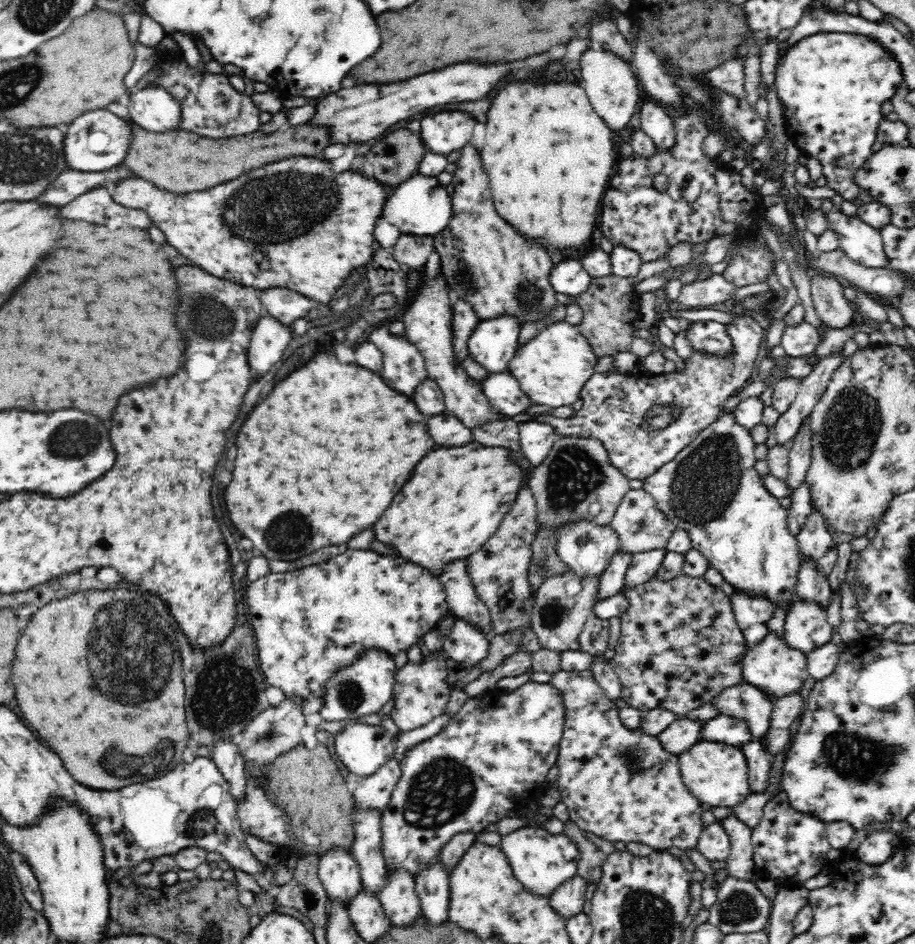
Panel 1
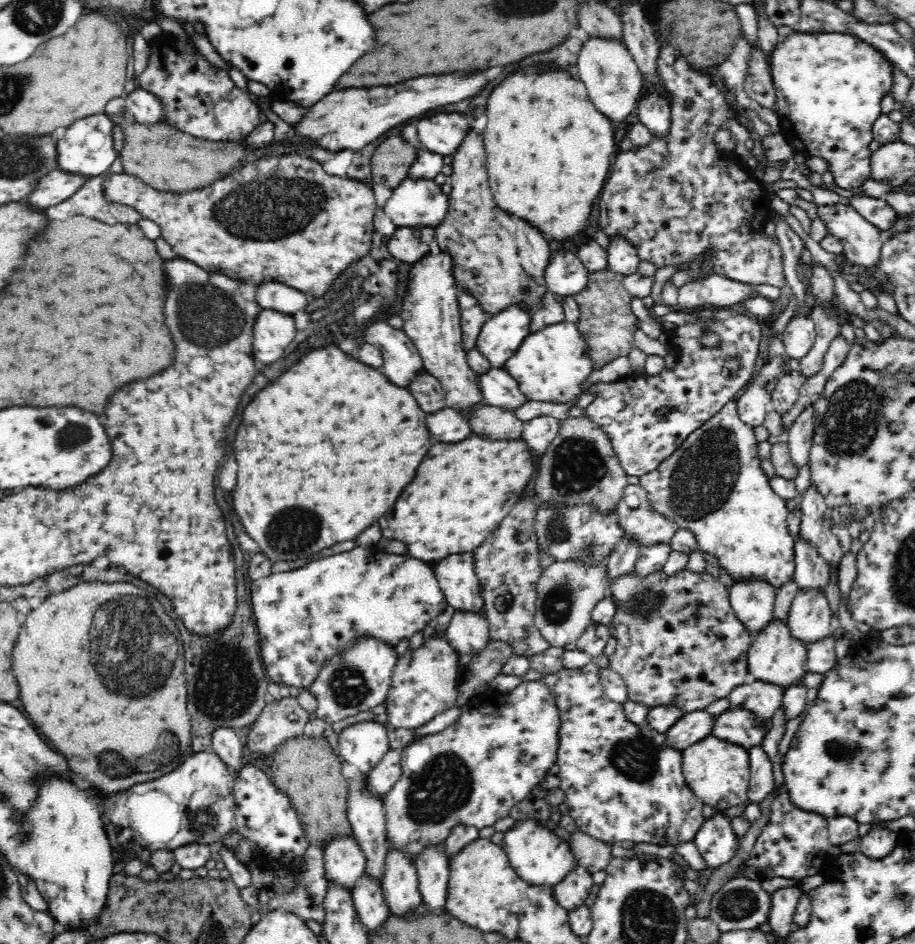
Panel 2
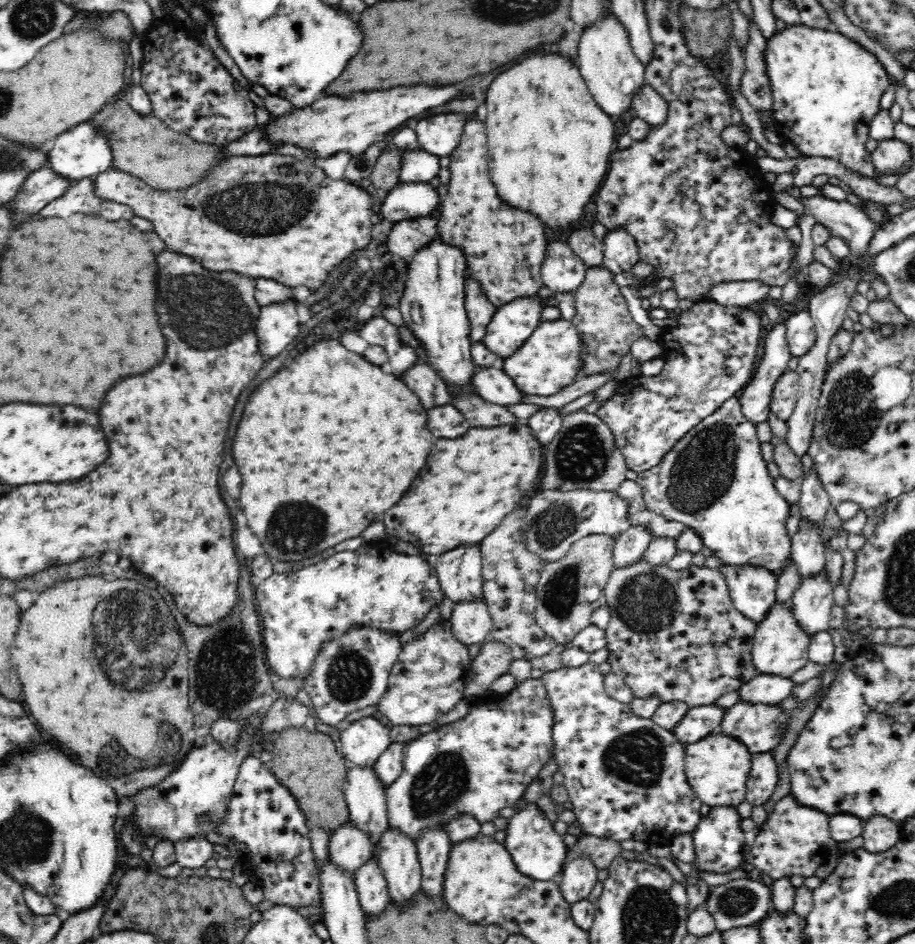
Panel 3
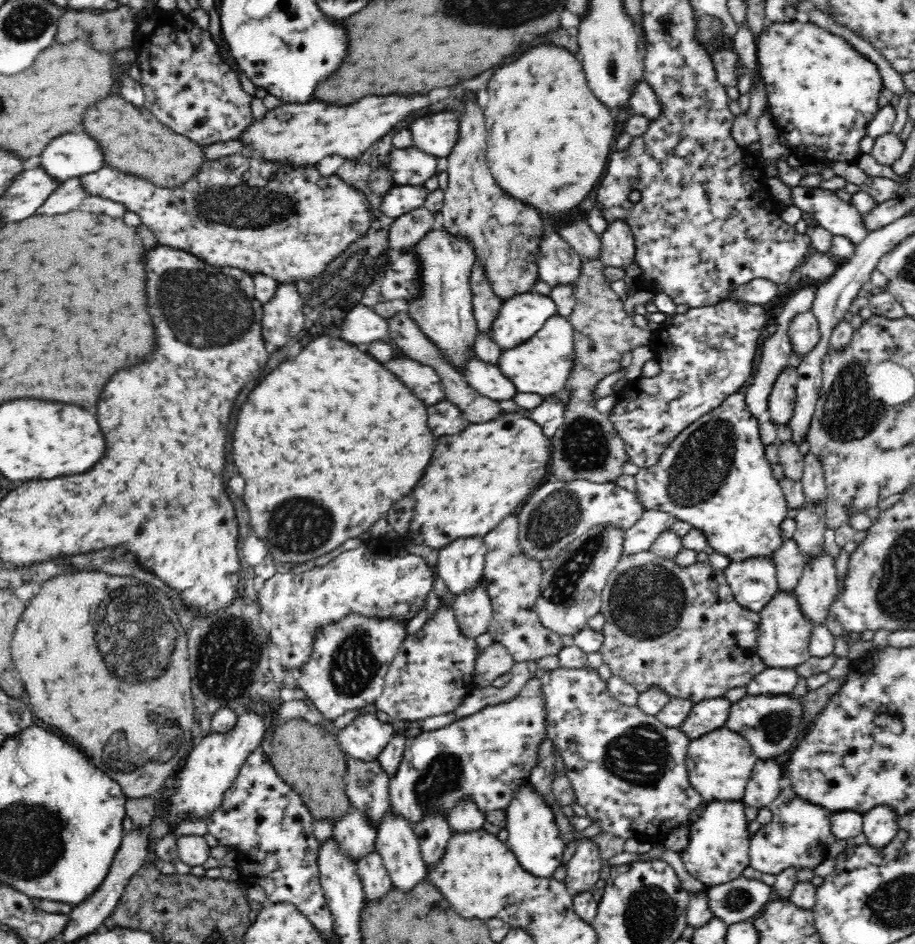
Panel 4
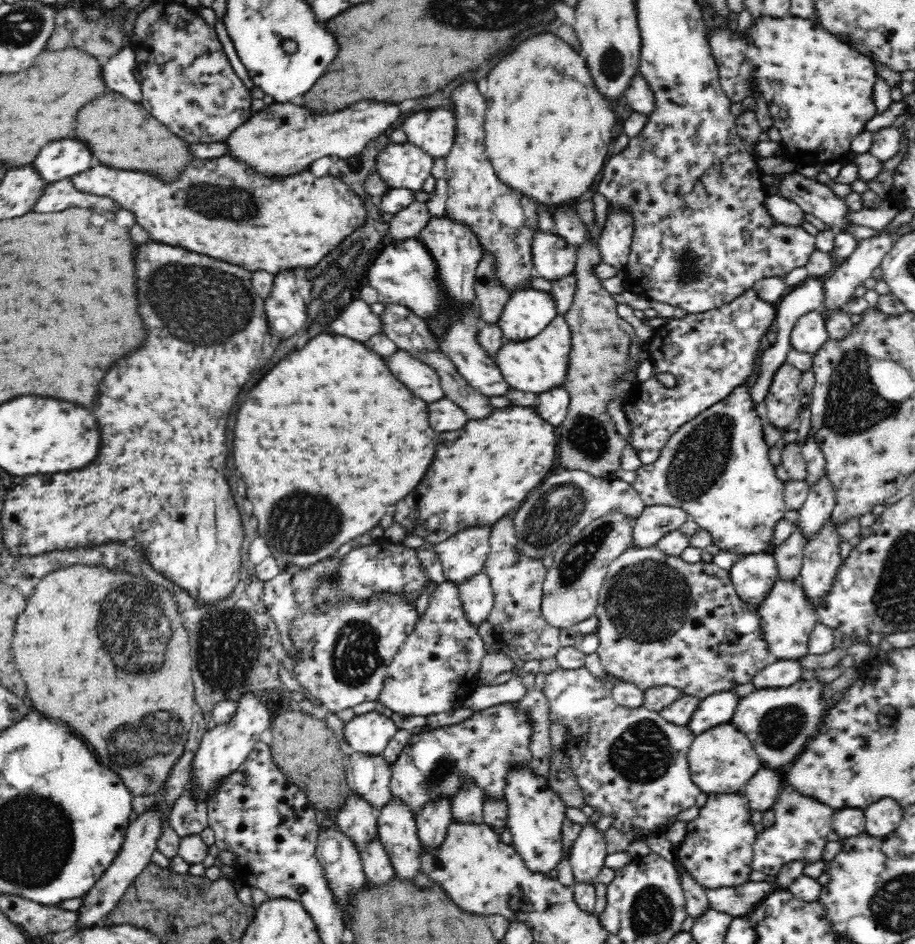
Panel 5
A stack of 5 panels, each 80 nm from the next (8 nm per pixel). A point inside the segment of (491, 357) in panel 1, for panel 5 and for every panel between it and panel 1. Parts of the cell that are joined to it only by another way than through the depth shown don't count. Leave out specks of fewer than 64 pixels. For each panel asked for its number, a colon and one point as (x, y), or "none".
2: (499, 338)
3: (514, 322)
4: (520, 317)
5: (528, 311)

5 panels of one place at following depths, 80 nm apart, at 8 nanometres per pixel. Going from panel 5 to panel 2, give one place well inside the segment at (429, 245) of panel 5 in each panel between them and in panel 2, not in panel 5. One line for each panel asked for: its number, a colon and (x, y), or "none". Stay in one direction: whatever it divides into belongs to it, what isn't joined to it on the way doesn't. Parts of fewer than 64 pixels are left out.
2: (431, 319)
3: (432, 307)
4: (443, 311)

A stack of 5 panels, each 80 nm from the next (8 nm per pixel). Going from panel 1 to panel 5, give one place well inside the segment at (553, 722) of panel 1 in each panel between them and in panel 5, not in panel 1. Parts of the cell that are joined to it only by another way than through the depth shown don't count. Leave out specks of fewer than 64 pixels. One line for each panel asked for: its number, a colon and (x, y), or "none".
2: (472, 773)
3: (485, 762)
4: (485, 758)
5: (483, 749)

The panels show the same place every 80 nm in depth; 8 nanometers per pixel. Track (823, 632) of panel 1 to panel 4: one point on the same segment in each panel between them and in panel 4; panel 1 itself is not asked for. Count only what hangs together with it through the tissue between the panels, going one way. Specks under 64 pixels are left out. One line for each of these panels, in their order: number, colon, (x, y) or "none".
2: (809, 616)
3: (811, 603)
4: (816, 591)

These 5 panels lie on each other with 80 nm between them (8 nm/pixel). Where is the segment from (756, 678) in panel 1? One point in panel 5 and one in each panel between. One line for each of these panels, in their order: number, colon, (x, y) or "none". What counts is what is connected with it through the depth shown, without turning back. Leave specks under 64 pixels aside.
2: (775, 657)
3: (780, 648)
4: (784, 633)
5: (787, 618)

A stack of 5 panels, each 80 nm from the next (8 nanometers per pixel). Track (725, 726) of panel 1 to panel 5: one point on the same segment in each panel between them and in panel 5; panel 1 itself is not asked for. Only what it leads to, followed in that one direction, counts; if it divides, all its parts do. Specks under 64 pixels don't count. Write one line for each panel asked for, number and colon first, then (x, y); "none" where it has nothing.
2: (739, 727)
3: (758, 726)
4: (772, 725)
5: (779, 722)

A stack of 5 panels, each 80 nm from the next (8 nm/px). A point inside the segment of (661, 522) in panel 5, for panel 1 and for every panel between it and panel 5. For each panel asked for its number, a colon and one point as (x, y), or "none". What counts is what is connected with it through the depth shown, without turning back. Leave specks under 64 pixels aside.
1: (611, 581)
2: (621, 561)
3: (628, 547)
4: (639, 538)

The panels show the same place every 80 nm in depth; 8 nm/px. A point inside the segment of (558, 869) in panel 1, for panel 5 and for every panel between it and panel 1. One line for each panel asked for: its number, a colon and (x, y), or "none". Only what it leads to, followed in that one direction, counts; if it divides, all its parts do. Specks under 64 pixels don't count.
2: (539, 857)
3: (538, 852)
4: (533, 837)
5: (535, 814)

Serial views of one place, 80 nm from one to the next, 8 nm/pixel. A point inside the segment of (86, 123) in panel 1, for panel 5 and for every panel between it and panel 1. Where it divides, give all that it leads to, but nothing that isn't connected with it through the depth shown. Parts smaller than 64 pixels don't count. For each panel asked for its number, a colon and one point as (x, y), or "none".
2: (86, 149)
3: (81, 152)
4: (72, 156)
5: (66, 158)

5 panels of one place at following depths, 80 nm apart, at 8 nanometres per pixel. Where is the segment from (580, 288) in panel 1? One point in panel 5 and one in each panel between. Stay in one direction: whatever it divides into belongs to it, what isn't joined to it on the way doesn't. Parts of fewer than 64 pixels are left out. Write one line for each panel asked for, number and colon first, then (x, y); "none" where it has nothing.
2: (566, 275)
3: (563, 271)
4: (558, 264)
5: (553, 258)

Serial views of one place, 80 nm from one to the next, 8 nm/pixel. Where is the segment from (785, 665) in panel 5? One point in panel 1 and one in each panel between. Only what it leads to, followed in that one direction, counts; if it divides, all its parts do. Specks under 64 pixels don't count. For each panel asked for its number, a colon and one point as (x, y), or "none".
1: (743, 702)
2: (763, 700)
3: (771, 690)
4: (772, 681)

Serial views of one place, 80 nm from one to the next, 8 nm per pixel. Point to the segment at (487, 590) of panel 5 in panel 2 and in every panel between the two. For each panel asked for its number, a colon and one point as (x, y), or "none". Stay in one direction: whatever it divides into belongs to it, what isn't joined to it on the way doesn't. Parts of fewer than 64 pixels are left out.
2: (468, 633)
3: (470, 623)
4: (473, 610)

